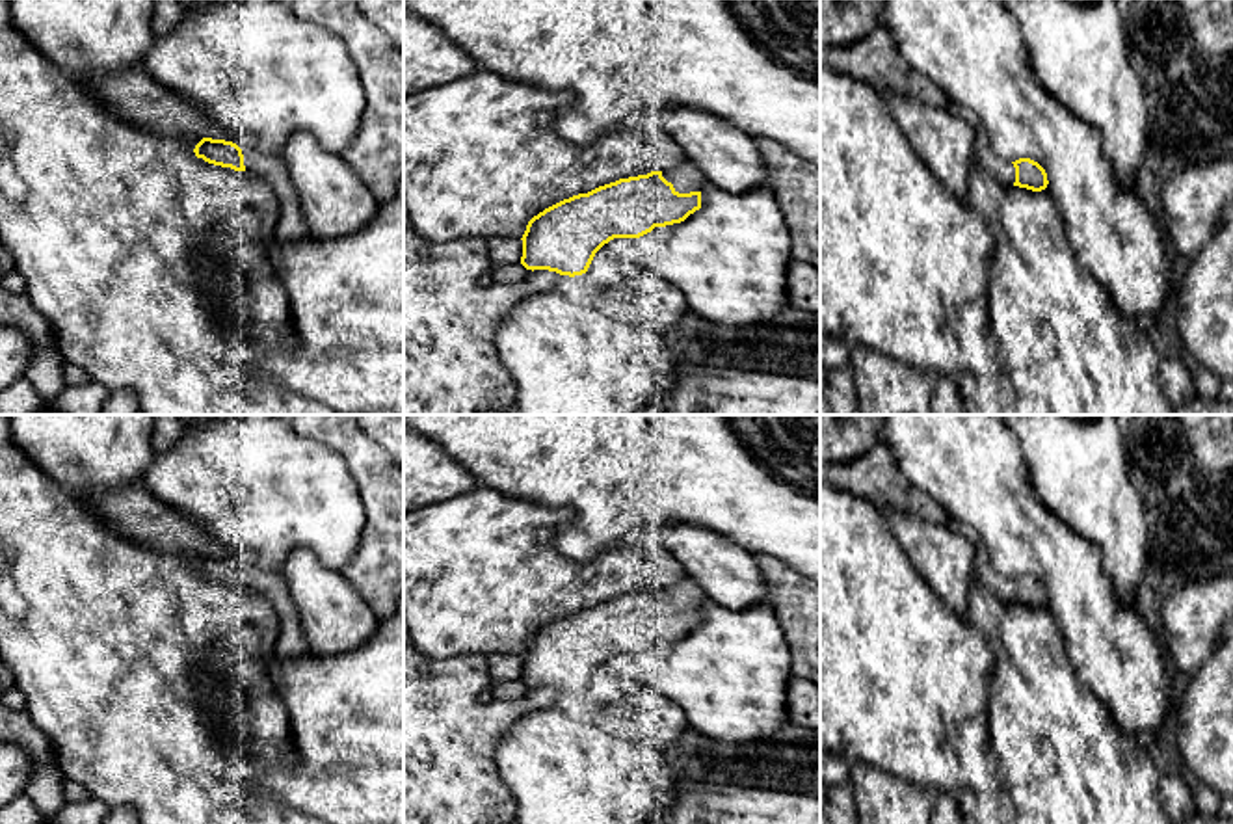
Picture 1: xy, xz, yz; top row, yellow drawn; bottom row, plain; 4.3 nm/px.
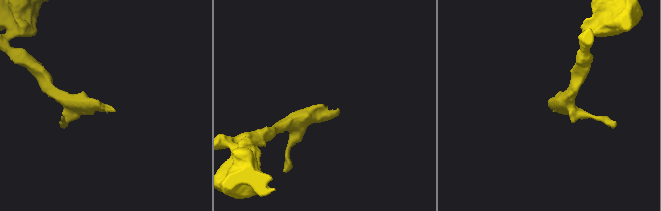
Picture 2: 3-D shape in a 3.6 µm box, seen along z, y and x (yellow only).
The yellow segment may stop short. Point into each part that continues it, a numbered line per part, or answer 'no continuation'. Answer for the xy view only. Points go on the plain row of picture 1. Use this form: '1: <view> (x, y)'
1: xy (291, 642)

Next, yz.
1: yz (1001, 586)

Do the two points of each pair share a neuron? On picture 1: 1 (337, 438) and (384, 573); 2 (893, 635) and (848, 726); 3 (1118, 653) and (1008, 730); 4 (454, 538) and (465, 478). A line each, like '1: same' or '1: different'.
1: same
2: same
3: different
4: different

